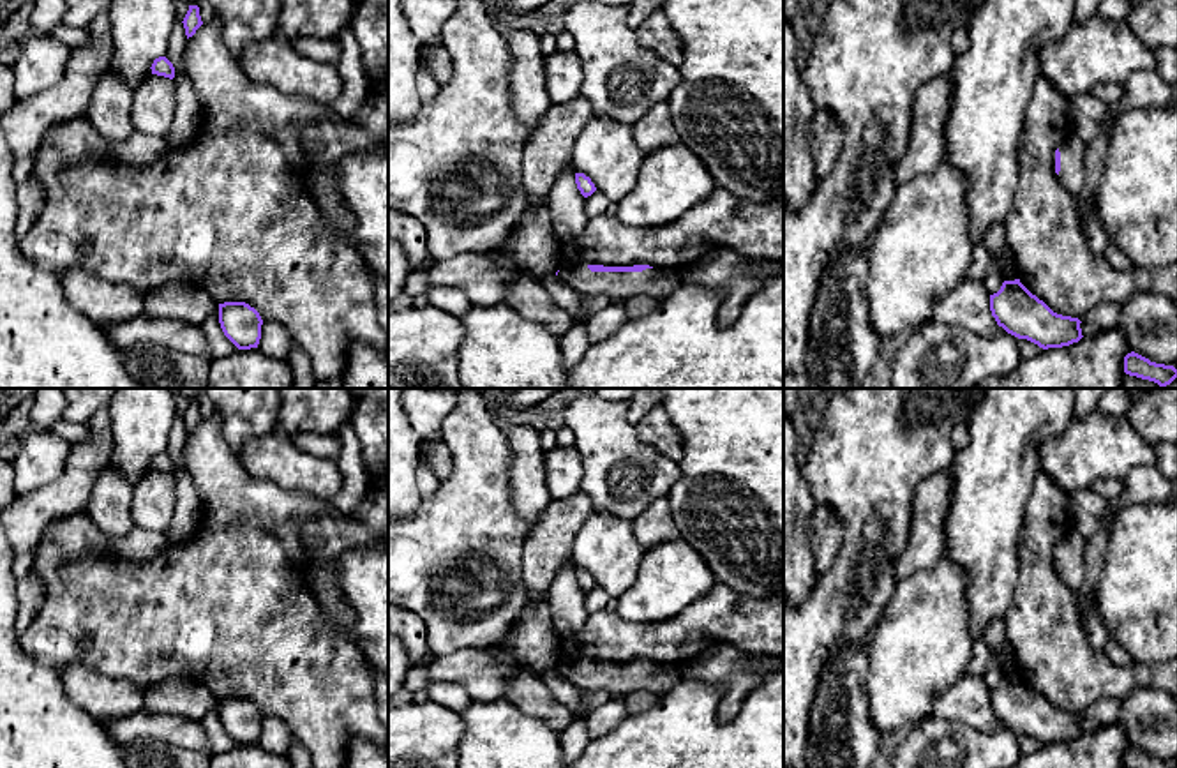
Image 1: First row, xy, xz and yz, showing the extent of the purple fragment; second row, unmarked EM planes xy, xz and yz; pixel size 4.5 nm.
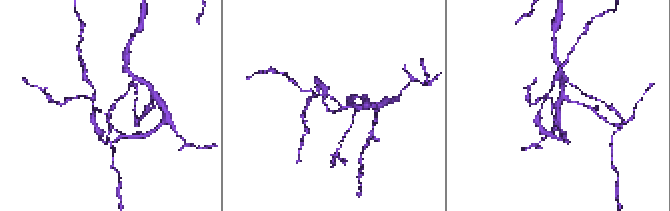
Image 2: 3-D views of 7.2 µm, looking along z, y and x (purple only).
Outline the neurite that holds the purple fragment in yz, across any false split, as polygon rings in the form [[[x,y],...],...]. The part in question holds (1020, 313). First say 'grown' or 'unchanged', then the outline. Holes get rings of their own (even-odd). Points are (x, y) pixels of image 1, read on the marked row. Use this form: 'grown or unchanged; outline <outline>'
grown; outline [[[1020,279],[1004,281],[1001,290],[990,295],[990,311],[997,325],[1018,339],[1022,360],[1083,337],[1078,318],[1053,312]]]

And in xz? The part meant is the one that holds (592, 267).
grown; outline [[[561,263],[556,275],[579,293],[603,295],[611,300],[628,300],[635,295],[644,295],[660,302],[683,282],[681,268],[649,265],[603,267]]]

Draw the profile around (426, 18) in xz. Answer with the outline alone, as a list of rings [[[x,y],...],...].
[[[402,0],[404,16],[420,42],[439,39],[455,9],[457,0]]]

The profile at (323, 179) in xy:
[[[321,164],[309,173],[309,192],[314,198],[318,212],[325,222],[342,238],[348,240],[348,233],[355,226],[355,217],[342,205],[342,196],[337,191],[337,169],[335,164]]]

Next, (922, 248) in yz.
[[[942,155],[932,173],[896,185],[895,200],[882,215],[868,251],[868,311],[881,343],[900,332],[912,332],[933,321],[933,302],[958,282],[976,249],[969,233],[965,173]]]

